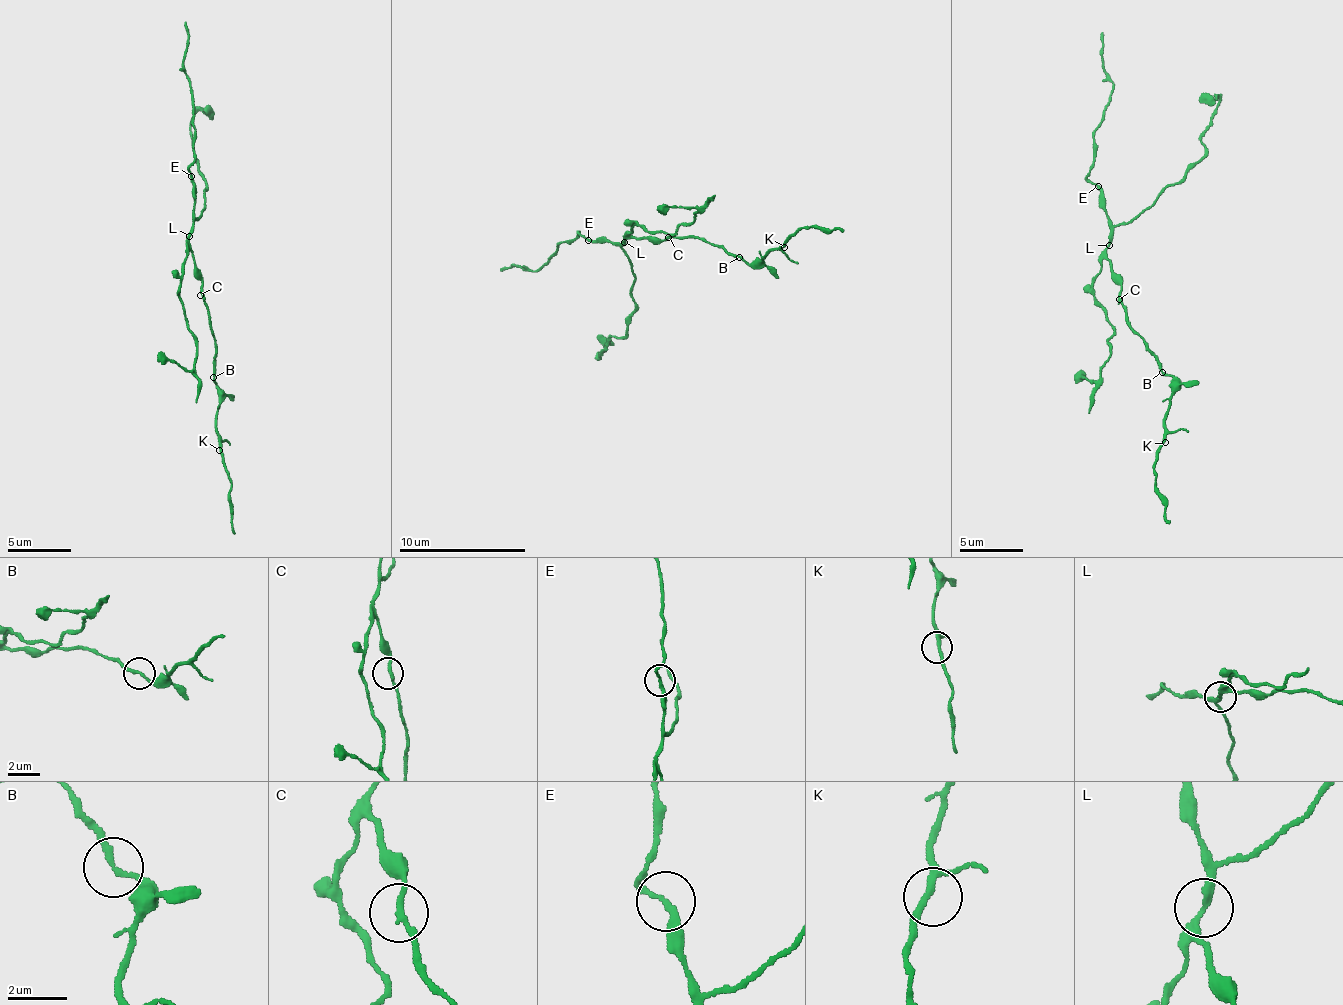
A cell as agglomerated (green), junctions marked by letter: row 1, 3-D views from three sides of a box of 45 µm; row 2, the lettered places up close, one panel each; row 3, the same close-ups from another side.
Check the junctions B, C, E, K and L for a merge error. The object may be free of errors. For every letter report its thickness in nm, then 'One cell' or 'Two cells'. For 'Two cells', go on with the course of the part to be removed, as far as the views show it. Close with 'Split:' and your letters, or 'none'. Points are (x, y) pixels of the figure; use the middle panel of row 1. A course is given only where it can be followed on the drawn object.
B: Thickness 180 nm. One cell
C: Thickness 190 nm. One cell
E: Thickness 170 nm. One cell
K: Thickness 180 nm. One cell
L: Thickness 170 nm. Two cells. Course of the part to remove: (624, 241), (621, 248), (634, 283), (635, 309), (624, 335), (609, 338), (600, 356), (602, 341), (596, 335)
Split: L

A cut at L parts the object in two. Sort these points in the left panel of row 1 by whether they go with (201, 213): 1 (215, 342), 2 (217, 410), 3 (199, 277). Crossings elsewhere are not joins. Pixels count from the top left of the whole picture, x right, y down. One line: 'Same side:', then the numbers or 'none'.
Same side: none

